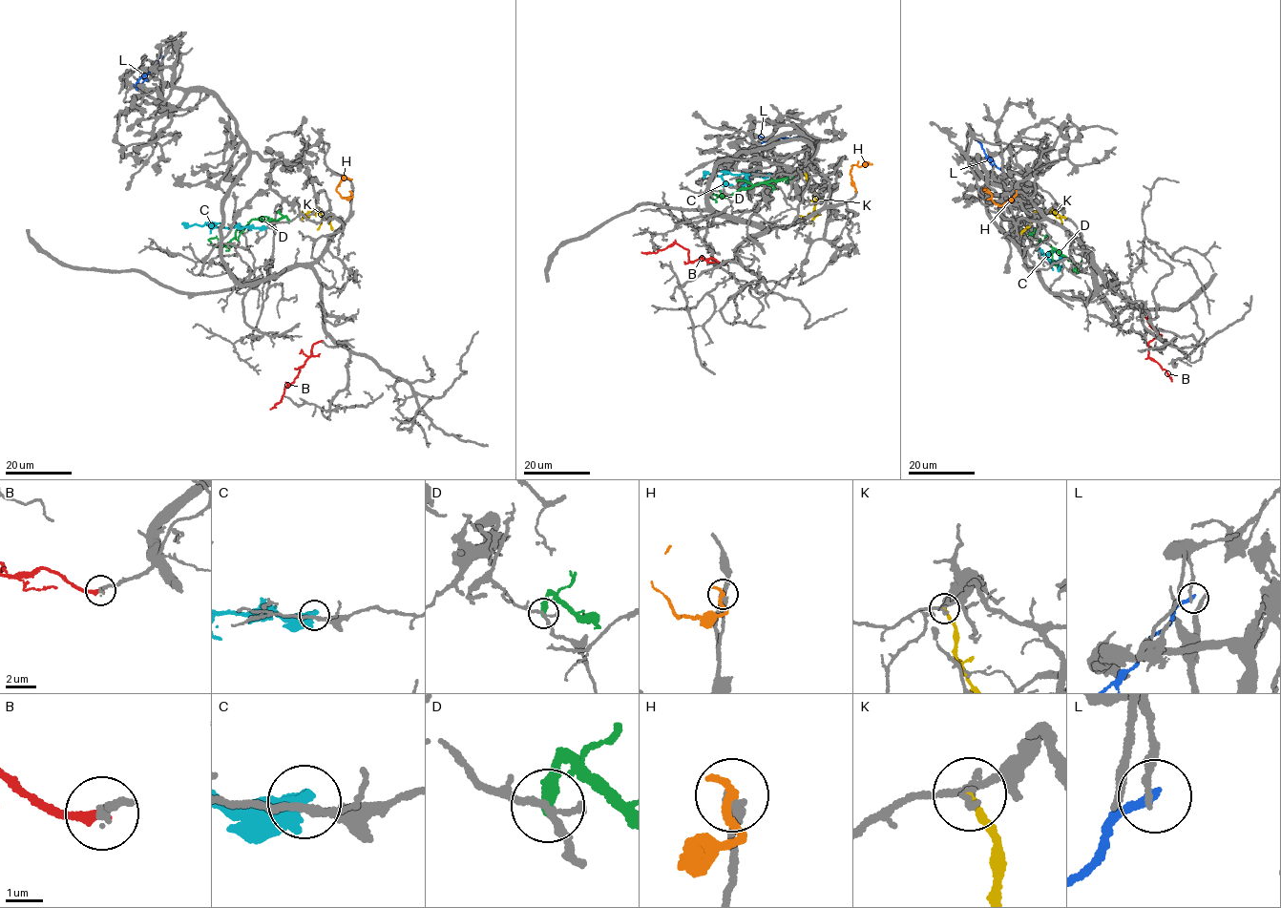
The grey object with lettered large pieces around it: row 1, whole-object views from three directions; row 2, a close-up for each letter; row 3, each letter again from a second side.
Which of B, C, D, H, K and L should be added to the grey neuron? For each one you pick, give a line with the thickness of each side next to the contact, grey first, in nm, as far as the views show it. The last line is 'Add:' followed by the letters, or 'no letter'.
B: 240 nm thick on the grey side, 280 nm on the other
Add: B

